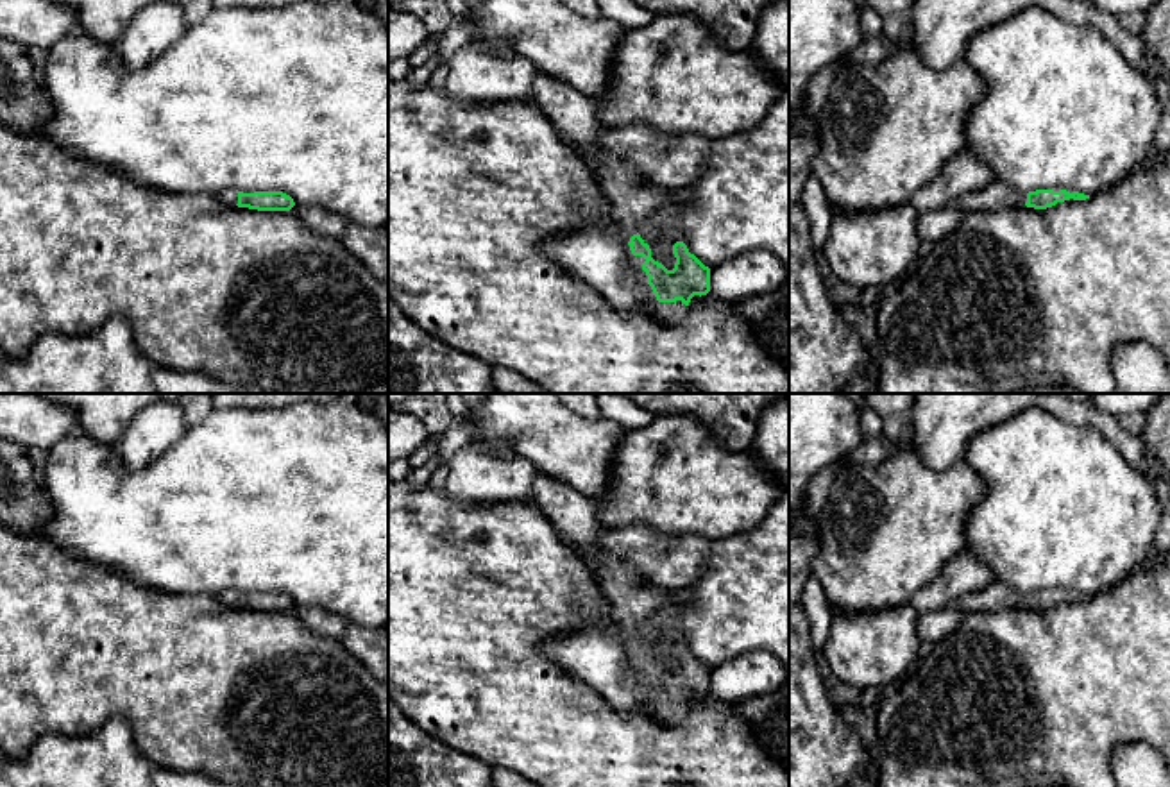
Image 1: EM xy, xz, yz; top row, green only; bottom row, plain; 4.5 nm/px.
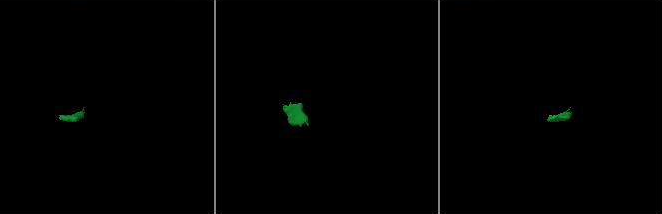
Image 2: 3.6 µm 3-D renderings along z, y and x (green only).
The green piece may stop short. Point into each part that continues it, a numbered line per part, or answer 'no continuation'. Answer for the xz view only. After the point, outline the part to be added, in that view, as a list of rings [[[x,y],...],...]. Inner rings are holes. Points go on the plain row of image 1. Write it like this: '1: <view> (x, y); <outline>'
1: xz (632, 600); [[[537,472],[531,499],[555,528],[580,547],[583,558],[592,562],[598,583],[610,603],[608,619],[617,622],[628,639],[639,633],[651,614],[671,603],[673,592],[646,583],[623,560],[598,551],[598,540],[608,529],[598,519],[594,499],[542,472]]]
2: xz (668, 714); [[[682,701],[657,703],[651,710],[655,721],[666,728],[678,726],[687,717],[687,707]]]

